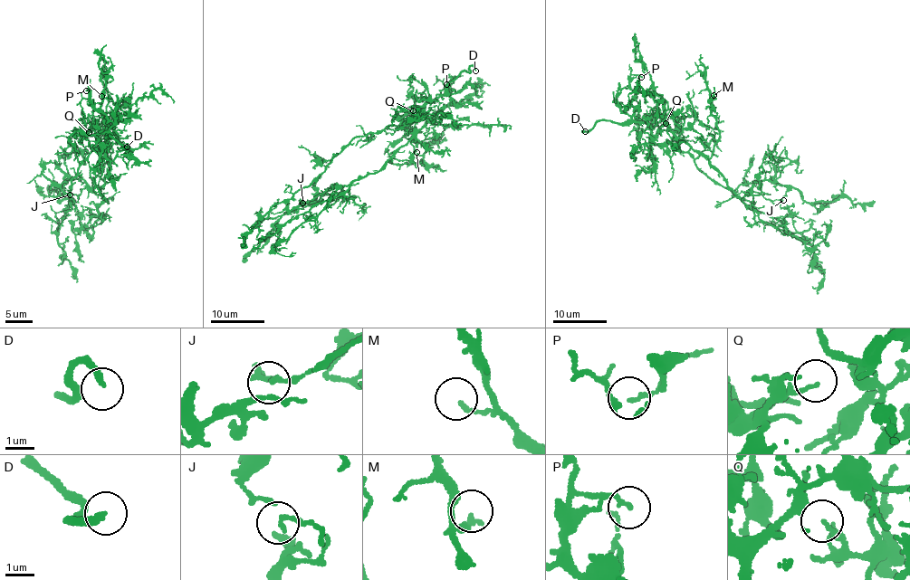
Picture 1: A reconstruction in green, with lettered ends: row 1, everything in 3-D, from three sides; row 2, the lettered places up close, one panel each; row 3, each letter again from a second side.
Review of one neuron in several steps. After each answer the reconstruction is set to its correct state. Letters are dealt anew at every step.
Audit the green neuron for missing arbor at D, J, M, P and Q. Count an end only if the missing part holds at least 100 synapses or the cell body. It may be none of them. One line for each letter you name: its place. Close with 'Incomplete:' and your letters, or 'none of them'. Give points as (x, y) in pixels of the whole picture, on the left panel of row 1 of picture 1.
D: at (127, 147)
Incomplete: D

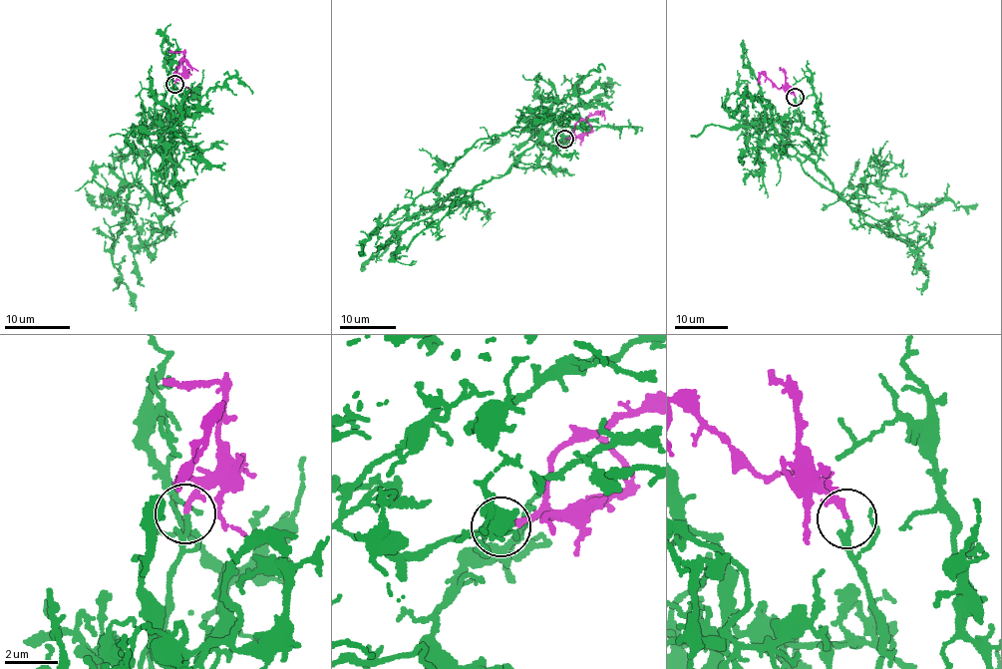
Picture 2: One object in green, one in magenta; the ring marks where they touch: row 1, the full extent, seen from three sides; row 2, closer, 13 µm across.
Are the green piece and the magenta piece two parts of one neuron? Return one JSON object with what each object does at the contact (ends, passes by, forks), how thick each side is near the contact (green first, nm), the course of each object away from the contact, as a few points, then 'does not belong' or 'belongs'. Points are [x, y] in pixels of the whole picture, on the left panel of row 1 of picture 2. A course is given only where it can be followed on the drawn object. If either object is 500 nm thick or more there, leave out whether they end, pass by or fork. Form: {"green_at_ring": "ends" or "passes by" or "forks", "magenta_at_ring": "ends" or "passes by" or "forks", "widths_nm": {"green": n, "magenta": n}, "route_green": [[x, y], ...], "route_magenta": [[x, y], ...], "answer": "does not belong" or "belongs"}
{"green_at_ring": "passes by", "magenta_at_ring": "ends", "widths_nm": {"green": 110, "magenta": 190}, "route_green": [[174, 84], [158, 147], [166, 153], [171, 129], [174, 170], [162, 204], [135, 181], [115, 205], [101, 192]], "route_magenta": [[174, 84], [176, 75], [172, 75], [181, 61], [185, 59], [197, 71]], "answer": "belongs"}

